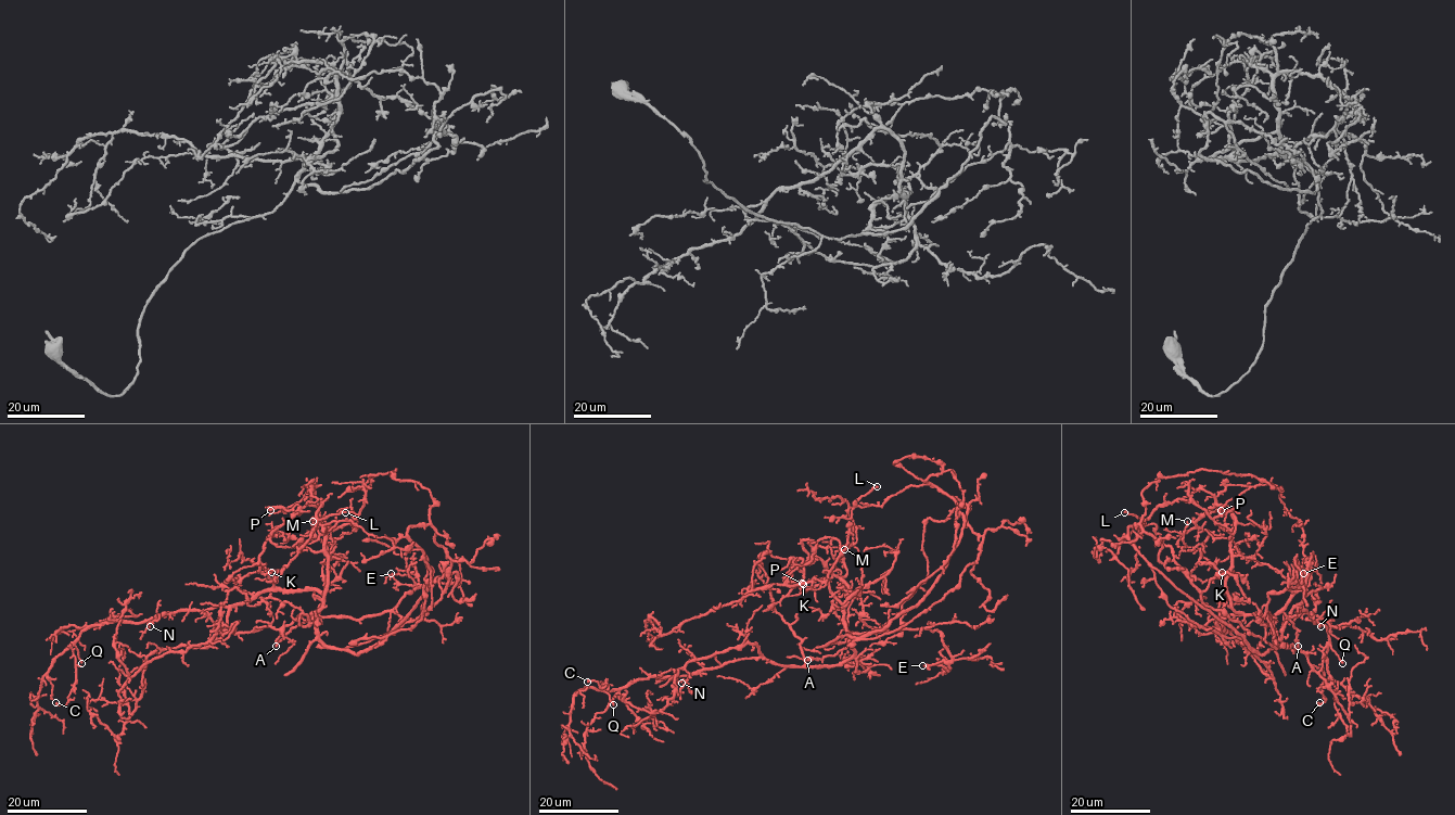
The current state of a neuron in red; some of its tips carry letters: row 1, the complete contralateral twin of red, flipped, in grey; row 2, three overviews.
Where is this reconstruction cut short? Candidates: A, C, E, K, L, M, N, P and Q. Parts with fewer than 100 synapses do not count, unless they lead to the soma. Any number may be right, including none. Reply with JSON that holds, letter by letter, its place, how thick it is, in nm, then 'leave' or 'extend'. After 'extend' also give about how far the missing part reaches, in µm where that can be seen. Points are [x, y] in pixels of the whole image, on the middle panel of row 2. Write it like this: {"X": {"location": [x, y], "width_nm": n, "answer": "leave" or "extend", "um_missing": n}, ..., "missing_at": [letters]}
{"A": {"location": [807, 660], "width_nm": 170, "answer": "leave"}, "C": {"location": [587, 682], "width_nm": 170, "answer": "leave"}, "E": {"location": [922, 665], "width_nm": 130, "answer": "leave"}, "K": {"location": [803, 584], "width_nm": 80, "answer": "leave"}, "L": {"location": [877, 486], "width_nm": 180, "answer": "leave"}, "M": {"location": [844, 549], "width_nm": 90, "answer": "leave"}, "N": {"location": [681, 683], "width_nm": 120, "answer": "leave"}, "P": {"location": [802, 583], "width_nm": 130, "answer": "leave"}, "Q": {"location": [613, 704], "width_nm": 120, "answer": "leave"}, "missing_at": []}

